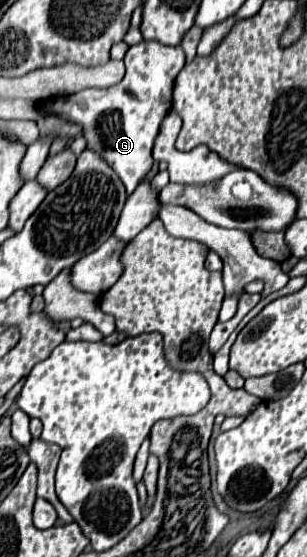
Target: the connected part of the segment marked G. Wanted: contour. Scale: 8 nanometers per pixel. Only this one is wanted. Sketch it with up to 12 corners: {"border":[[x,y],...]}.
{"border":[[142,41],[108,89],[56,95],[44,115],[82,125],[132,193],[184,67],[180,47]]}

